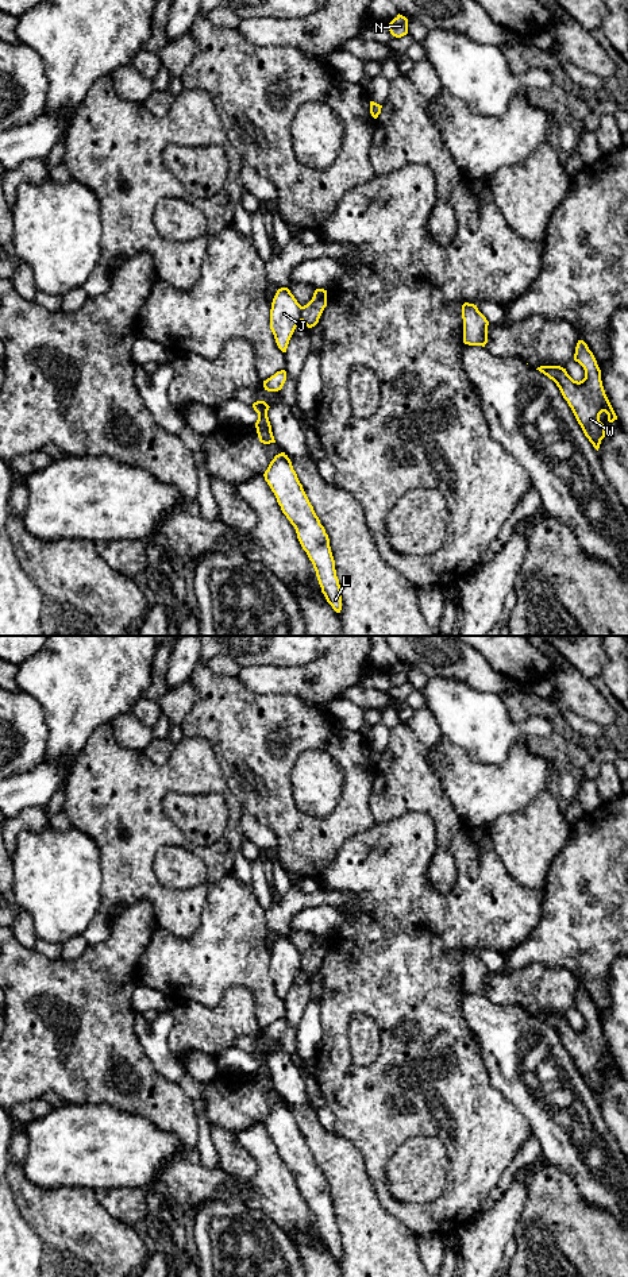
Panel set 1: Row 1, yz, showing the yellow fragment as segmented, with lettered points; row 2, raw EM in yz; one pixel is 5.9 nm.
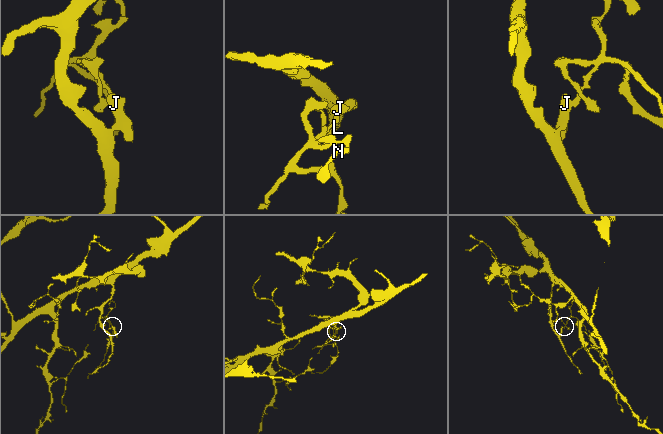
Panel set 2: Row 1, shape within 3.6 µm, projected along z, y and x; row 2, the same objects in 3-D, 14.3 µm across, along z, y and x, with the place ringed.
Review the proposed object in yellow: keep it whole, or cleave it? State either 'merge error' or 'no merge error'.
merge error

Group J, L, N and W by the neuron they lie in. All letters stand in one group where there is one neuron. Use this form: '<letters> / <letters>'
J L / N W

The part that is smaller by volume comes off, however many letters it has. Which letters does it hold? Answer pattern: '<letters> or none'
N, W

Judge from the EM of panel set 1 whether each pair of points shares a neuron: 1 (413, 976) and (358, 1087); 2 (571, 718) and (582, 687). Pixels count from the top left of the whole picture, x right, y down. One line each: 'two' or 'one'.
1: one
2: two

